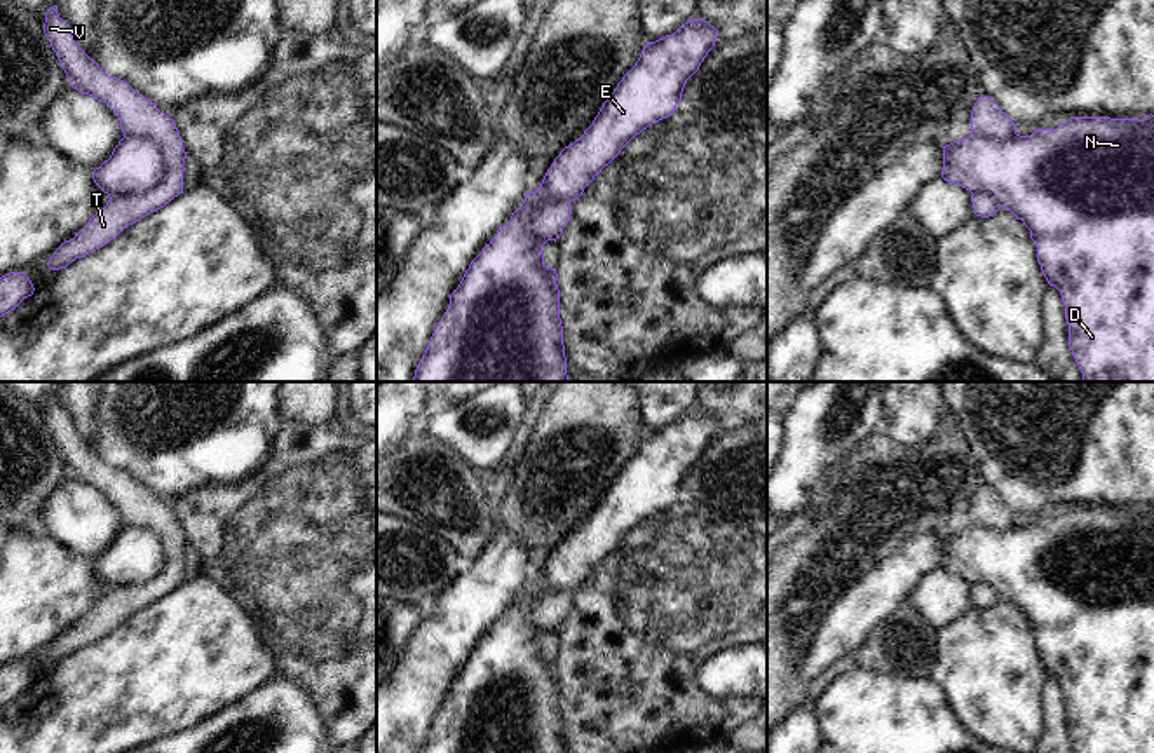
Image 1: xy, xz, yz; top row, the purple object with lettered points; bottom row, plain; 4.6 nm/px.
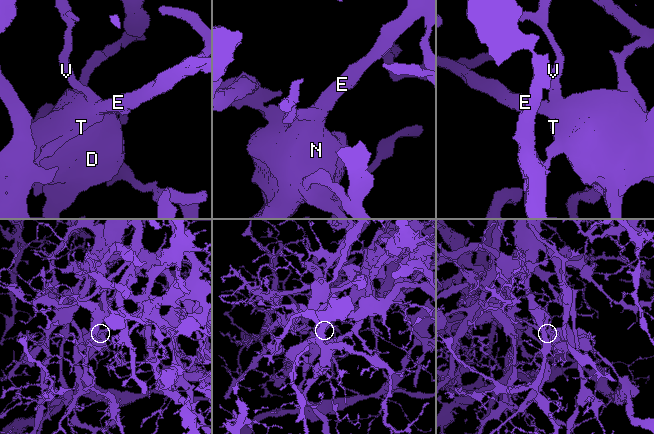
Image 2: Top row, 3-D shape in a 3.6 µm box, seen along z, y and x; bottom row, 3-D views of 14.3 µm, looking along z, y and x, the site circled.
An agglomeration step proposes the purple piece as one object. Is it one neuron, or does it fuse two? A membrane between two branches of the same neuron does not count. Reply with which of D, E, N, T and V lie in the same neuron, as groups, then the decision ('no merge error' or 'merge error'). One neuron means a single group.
groups D E N / T V; merge error

